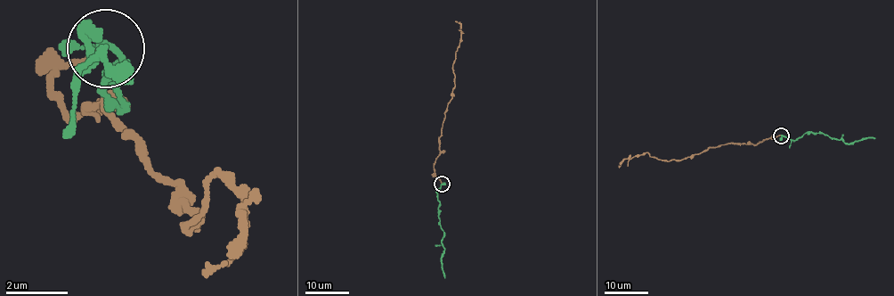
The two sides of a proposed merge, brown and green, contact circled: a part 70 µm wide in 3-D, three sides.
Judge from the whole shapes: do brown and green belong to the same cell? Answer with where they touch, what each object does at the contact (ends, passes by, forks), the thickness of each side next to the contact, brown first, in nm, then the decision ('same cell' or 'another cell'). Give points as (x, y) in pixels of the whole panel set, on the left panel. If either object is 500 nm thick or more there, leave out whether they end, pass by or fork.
place (106, 48); brown ends; green passes by; calibres 180 and 240 nm; same cell

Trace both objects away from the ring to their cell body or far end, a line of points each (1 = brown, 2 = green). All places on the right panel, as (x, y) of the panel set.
1: (781, 135), (752, 144), (720, 144), (681, 160), (662, 160), (647, 152), (623, 160), (619, 165)
2: (781, 135), (797, 140), (805, 133), (816, 132), (846, 143), (874, 139)

